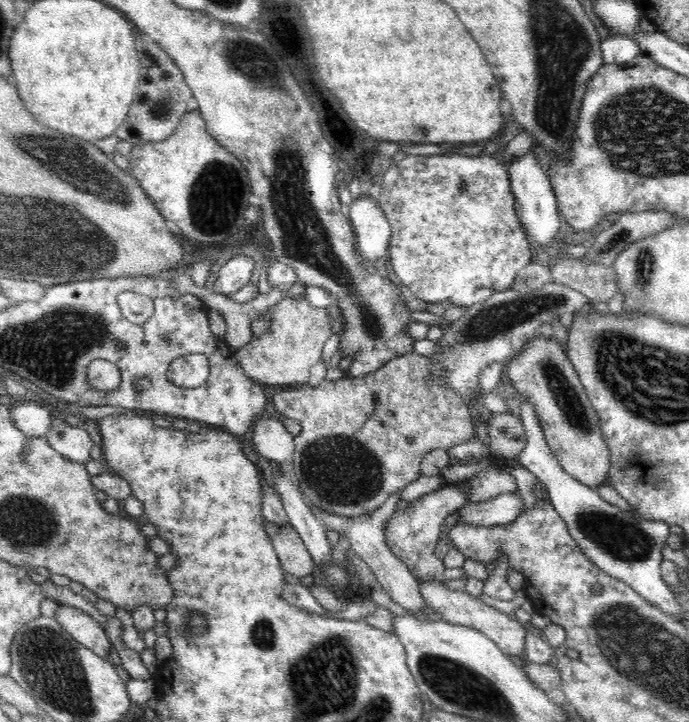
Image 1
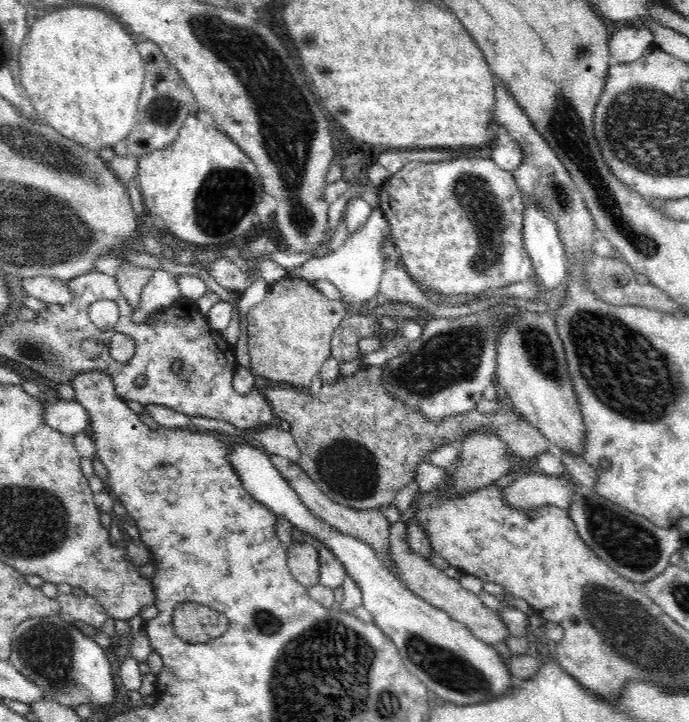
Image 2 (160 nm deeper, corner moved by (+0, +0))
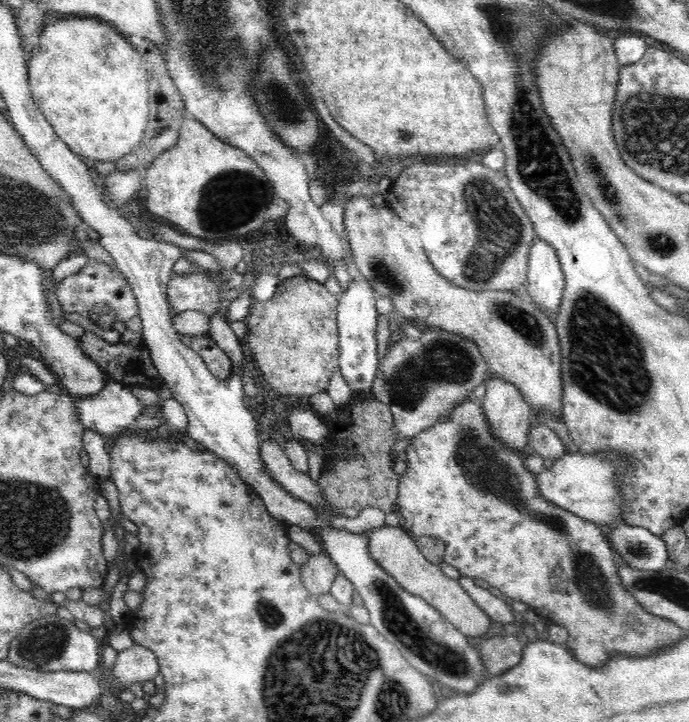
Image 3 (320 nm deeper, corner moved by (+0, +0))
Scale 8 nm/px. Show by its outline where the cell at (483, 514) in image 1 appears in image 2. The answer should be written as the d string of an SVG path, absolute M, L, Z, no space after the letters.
M533 473L520 476L504 490L504 501L520 510L534 510L554 504L568 511L574 496L572 485L564 477Z

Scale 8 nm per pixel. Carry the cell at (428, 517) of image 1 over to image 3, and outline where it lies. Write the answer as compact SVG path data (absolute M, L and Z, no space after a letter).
M496 375L494 378L489 378L482 406L487 415L492 435L496 439L500 439L511 450L517 450L517 452L521 452L526 456L533 454L529 450L528 433L530 433L531 426L534 424L535 414L531 410L529 403L523 398L523 393L520 392L518 387L510 382L505 382L504 379Z

